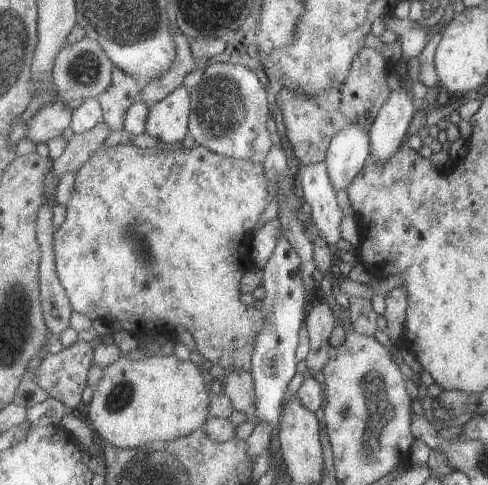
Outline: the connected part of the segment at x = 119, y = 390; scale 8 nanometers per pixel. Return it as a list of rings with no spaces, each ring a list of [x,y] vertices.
[[[125,326],[113,334],[113,343],[125,356],[105,367],[105,376],[93,388],[92,401],[83,409],[101,443],[123,449],[138,448],[159,440],[163,443],[179,440],[195,430],[205,429],[207,420],[211,420],[214,396],[207,392],[202,366],[181,360],[174,353],[127,358],[127,353],[137,350],[136,337]]]

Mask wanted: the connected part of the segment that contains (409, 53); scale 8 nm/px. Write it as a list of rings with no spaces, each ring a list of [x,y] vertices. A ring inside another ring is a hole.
[[[392,13],[387,14],[383,21],[386,29],[395,31],[396,34],[400,35],[401,51],[405,60],[421,57],[421,52],[429,42],[429,40],[427,41],[427,33],[431,26],[421,27],[419,22],[412,22],[408,19],[400,20]]]

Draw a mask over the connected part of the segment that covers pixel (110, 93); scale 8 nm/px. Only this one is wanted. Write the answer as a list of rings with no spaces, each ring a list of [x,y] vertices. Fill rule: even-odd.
[[[115,67],[112,84],[98,97],[104,111],[104,120],[113,130],[124,130],[127,110],[141,100],[143,83],[125,70]]]

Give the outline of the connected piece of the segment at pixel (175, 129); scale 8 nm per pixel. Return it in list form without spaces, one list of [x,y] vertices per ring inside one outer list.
[[[177,88],[152,106],[146,123],[146,133],[163,144],[177,144],[190,135],[192,90]]]

